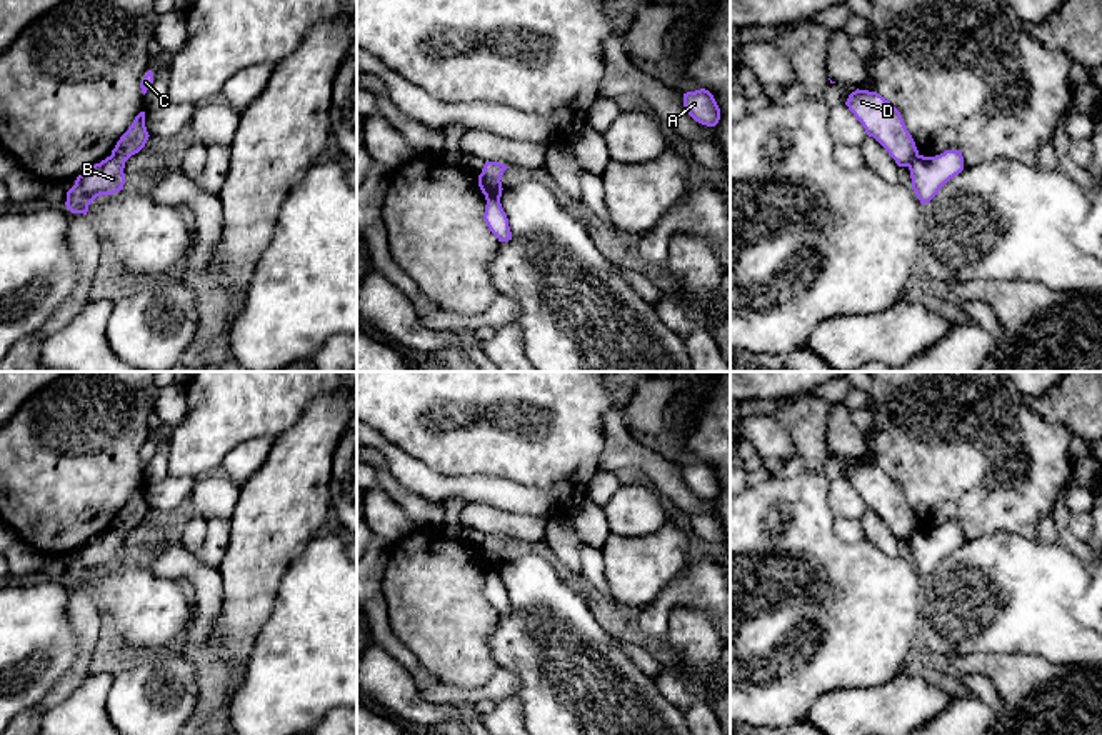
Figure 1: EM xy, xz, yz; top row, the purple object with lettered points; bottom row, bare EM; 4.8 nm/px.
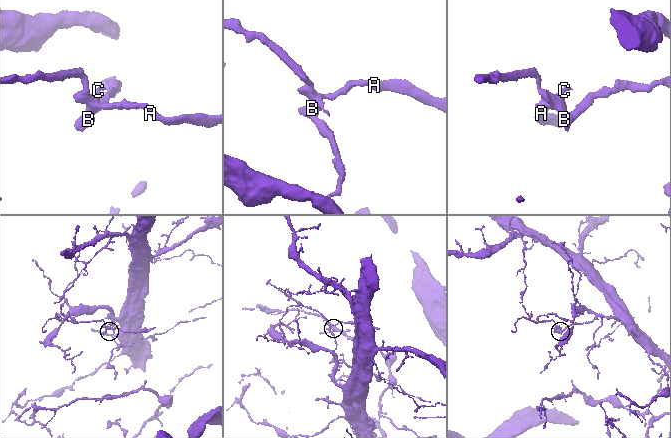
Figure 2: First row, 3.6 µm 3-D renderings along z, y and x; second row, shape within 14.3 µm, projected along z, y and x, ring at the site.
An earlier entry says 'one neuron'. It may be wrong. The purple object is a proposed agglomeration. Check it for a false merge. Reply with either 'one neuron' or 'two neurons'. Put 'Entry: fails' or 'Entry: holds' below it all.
two neurons
Entry: fails

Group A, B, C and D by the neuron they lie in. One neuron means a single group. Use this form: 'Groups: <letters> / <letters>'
Groups: A C D / B

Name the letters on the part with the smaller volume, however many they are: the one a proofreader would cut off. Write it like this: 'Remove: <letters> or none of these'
Remove: A, C, D

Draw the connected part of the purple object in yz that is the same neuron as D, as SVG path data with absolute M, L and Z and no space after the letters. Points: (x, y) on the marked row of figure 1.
M857 88L845 105L862 123L865 133L874 137L899 167L907 167L919 155L900 112L882 95Z

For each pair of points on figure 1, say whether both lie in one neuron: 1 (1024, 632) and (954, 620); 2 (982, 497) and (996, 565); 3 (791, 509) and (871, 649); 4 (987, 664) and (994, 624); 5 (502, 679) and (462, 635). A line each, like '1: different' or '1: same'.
1: same
2: different
3: same
4: different
5: different

